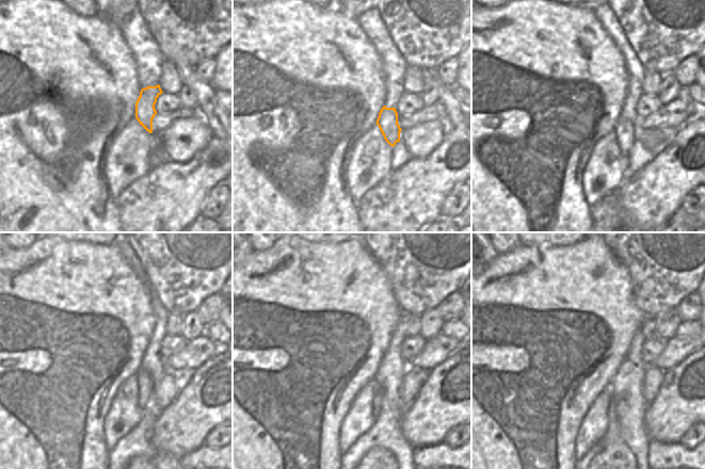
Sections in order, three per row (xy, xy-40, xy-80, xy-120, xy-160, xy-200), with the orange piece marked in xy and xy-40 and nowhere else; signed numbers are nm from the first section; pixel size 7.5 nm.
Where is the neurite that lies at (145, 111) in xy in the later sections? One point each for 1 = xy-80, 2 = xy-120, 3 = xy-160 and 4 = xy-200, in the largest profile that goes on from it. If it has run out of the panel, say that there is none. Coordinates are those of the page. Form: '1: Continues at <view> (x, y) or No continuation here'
1: Continues at xy-80 (624, 130)
2: Continues at xy-120 (145, 386)
3: Continues at xy-160 (378, 401)
4: Continues at xy-200 (614, 449)

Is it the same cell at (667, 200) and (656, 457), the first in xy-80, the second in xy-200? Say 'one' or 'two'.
two

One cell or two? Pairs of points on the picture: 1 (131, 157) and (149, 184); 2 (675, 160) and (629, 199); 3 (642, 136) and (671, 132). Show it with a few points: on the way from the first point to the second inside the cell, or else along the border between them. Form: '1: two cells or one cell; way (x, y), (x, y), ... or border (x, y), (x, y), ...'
1: two cells; border (164, 161), (154, 165), (123, 190)
2: one cell; way (663, 172), (641, 194)
3: one cell; way (650, 136), (663, 136)

